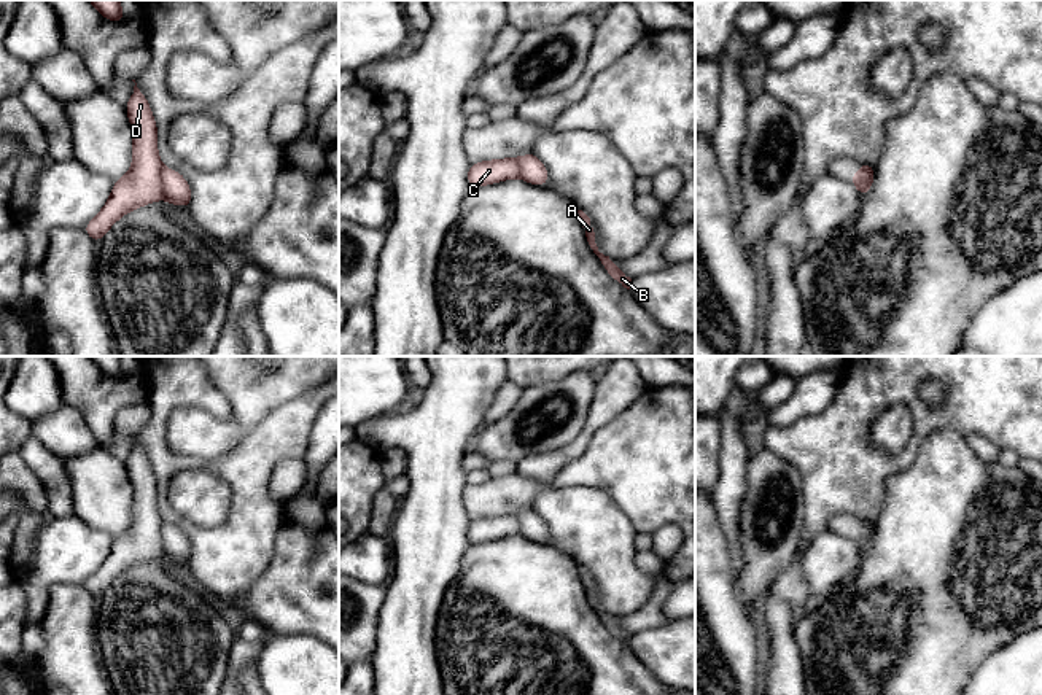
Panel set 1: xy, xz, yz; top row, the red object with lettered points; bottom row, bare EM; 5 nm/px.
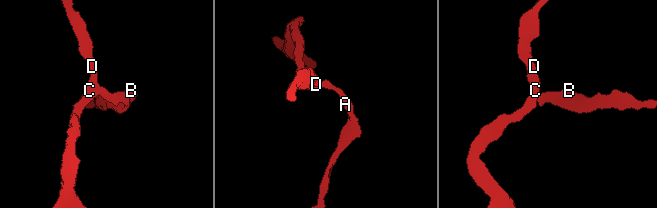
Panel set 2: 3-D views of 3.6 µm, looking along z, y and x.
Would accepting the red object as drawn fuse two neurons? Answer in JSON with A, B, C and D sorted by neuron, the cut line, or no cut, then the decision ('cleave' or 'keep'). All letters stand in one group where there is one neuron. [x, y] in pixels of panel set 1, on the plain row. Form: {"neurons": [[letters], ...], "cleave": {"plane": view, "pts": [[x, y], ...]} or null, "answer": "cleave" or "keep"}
{"neurons": [["A", "B"], ["C", "D"]], "cleave": {"plane": "xy", "pts": [[164, 524], [163, 552]]}, "answer": "cleave"}

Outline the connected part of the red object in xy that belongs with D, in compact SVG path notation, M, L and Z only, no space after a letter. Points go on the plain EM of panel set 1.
M137 439L126 460L126 468L134 487L132 523L113 539L107 560L84 582L84 588L95 600L126 569L164 553L162 528L165 523L157 511L157 483L150 460L137 444Z

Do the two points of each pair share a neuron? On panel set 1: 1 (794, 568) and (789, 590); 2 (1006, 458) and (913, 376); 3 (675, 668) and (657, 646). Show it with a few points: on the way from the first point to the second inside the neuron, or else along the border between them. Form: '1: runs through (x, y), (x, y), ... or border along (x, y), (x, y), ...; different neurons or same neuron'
1: runs through (794, 573), (791, 586); same neuron
2: border along (1001, 449), (1010, 449), (1020, 457); different neurons
3: runs through (675, 663), (662, 651); same neuron

